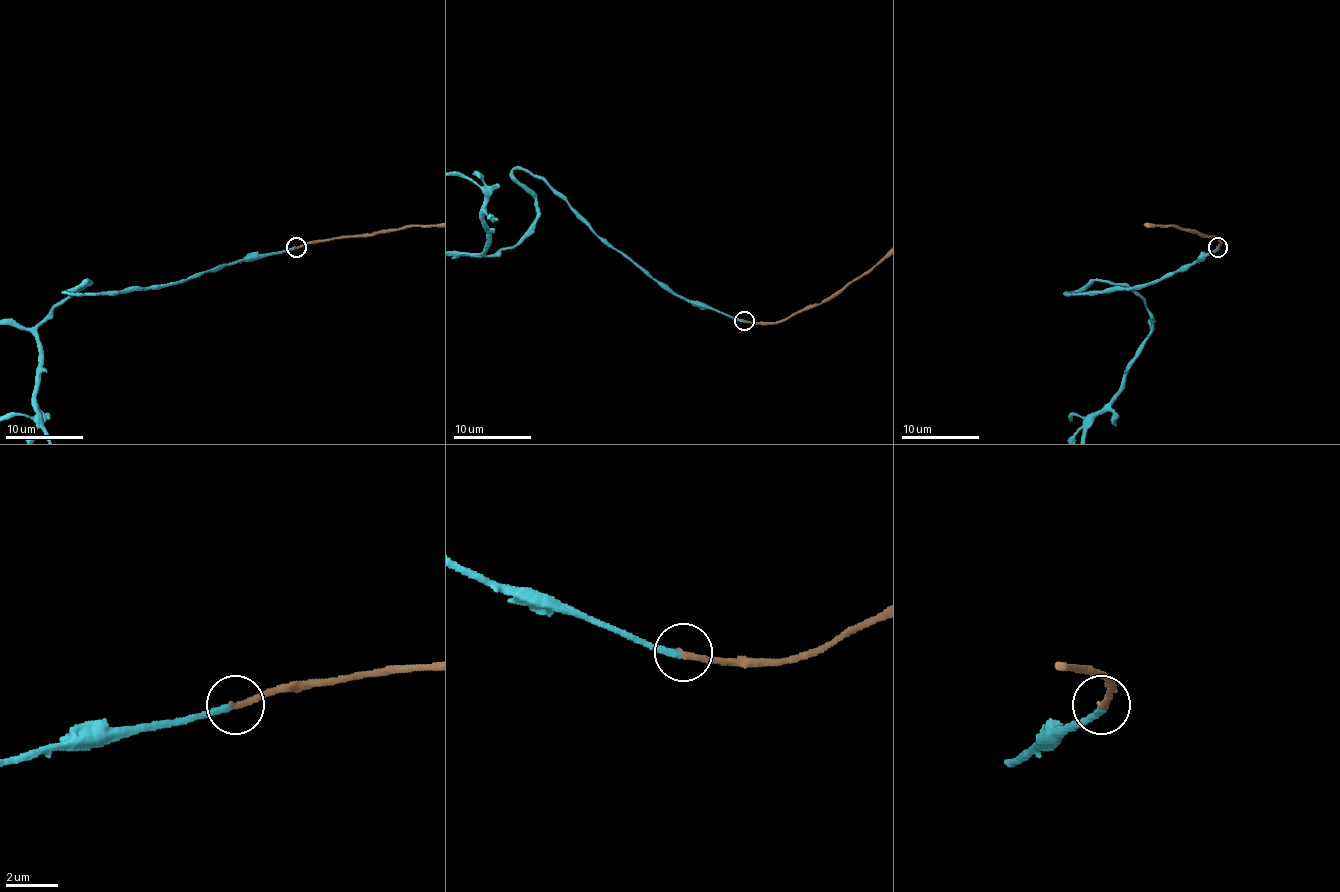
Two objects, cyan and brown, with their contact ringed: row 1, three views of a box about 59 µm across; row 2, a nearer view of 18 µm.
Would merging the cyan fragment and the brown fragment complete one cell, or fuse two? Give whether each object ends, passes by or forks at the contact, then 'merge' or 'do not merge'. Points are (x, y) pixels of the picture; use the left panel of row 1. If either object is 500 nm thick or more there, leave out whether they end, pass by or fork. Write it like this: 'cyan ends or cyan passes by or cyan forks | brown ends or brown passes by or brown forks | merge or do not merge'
cyan ends | brown ends | merge

